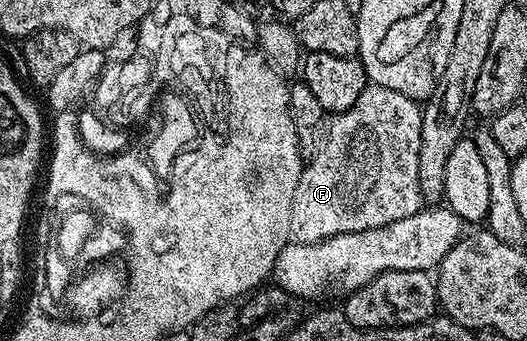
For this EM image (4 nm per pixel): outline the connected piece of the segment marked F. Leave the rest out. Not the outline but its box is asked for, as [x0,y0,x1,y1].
[290,82,421,244]

